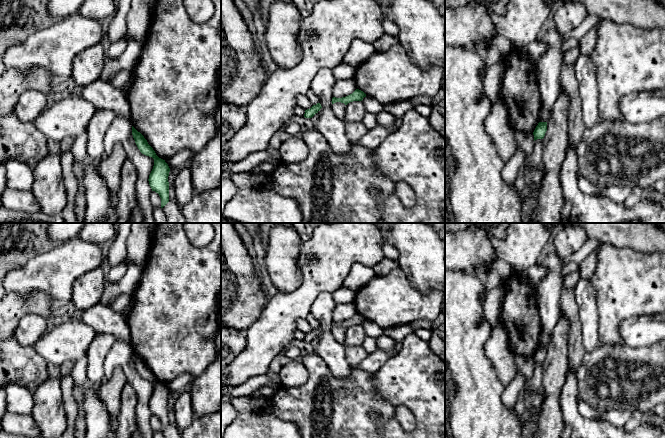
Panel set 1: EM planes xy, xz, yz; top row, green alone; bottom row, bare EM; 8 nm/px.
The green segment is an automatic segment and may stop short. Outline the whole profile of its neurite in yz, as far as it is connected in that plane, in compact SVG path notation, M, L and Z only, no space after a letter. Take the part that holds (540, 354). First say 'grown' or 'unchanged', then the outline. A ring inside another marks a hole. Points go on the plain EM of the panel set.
unchanged; M539 346L533 356L534 365L537 363L543 363L546 355L547 355L547 346Z

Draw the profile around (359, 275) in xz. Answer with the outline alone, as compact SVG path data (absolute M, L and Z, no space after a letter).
M356 263L352 266L350 273L344 280L343 287L356 292L375 276L376 274L372 268Z

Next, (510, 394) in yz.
M517 372L515 378L505 386L501 399L510 411L514 411L518 395L523 391L524 386L525 377L520 372Z

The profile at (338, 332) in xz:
M336 326L332 328L332 336L338 343L341 343L341 344L344 343L345 333L346 333L346 329L344 327Z

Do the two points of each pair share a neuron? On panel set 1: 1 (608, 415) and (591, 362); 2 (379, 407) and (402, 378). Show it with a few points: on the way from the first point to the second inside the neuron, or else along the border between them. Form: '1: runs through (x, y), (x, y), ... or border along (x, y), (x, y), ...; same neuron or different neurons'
1: border along (584, 401), (601, 410), (630, 410); different neurons
2: border along (374, 378), (374, 386), (377, 392), (394, 408); different neurons

